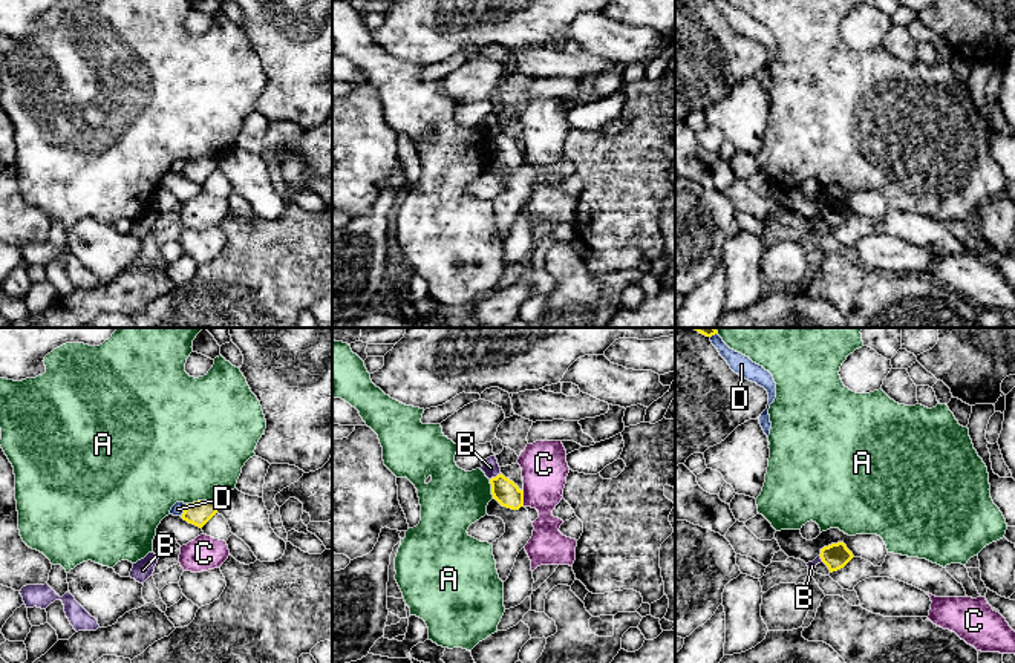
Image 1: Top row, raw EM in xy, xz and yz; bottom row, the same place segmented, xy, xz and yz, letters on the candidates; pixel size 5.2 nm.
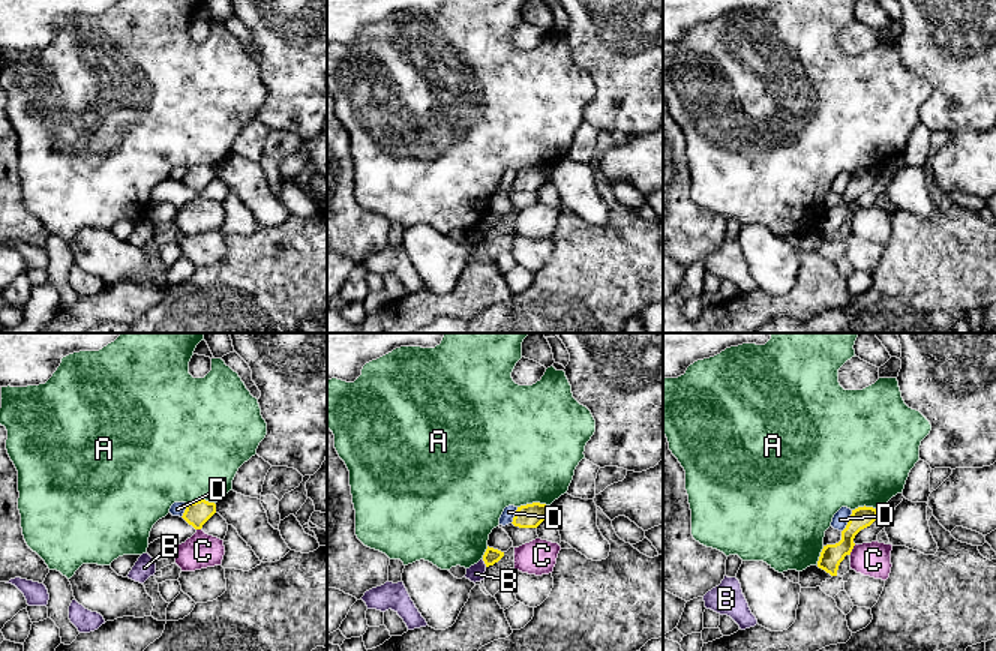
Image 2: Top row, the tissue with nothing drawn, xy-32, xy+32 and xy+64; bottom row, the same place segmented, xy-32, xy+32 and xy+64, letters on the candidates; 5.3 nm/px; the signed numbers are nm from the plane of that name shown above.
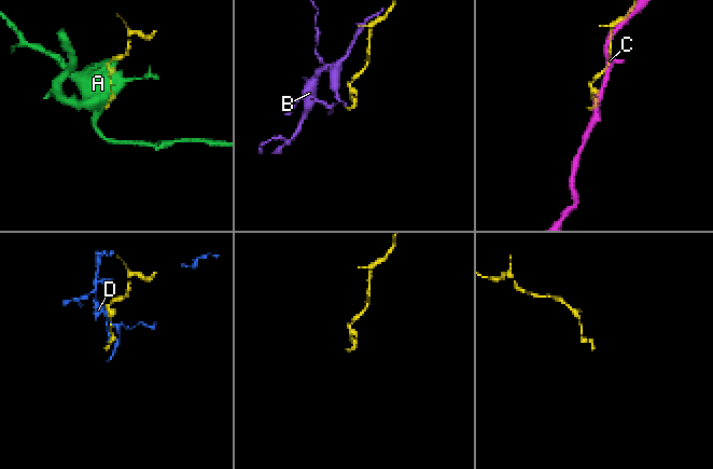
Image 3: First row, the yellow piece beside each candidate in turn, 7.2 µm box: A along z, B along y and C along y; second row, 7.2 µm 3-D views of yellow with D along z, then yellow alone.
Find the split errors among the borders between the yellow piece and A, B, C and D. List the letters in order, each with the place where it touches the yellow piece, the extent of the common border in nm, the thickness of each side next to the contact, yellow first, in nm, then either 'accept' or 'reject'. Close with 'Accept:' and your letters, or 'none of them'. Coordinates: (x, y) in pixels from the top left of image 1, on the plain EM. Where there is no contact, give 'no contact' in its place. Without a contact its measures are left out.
A: contact xy (201, 158); length 160 nm; calibres 130 and 500 nm; reject
B: contact xz (496, 133); length 70 nm; calibres 140 and 90 nm; reject
C: contact xz (522, 155); length 90 nm; calibres 140 and 240 nm; reject
D: contact xy (184, 167); length 80 nm; calibres 130 and 70 nm; reject
Accept: none of them

